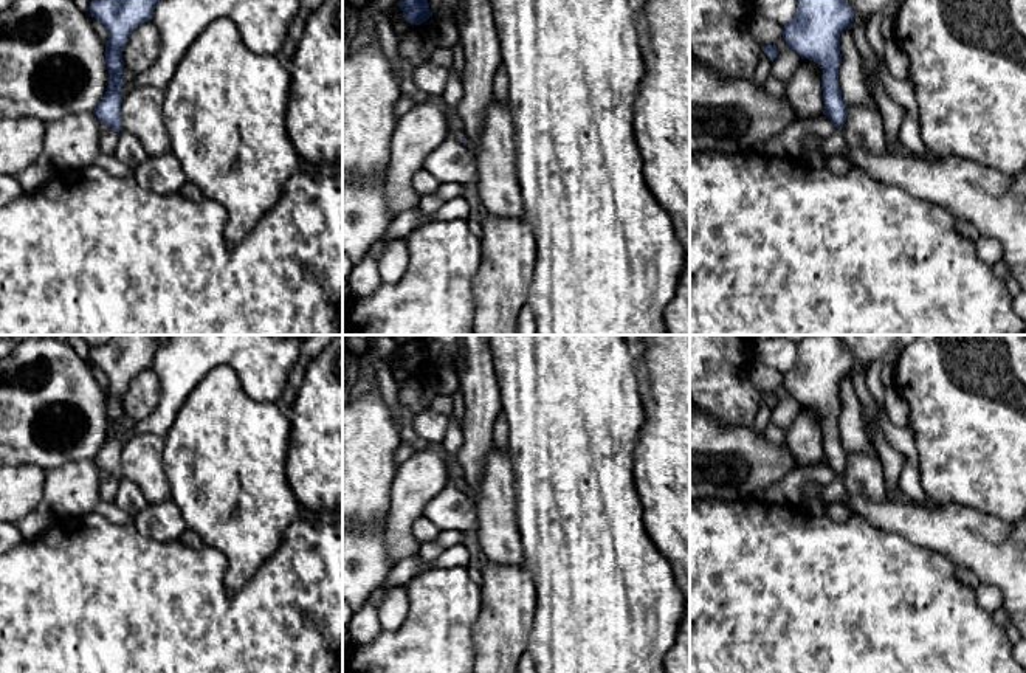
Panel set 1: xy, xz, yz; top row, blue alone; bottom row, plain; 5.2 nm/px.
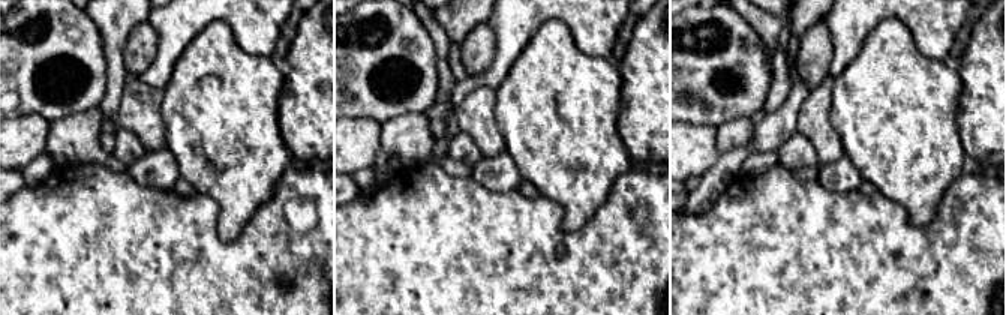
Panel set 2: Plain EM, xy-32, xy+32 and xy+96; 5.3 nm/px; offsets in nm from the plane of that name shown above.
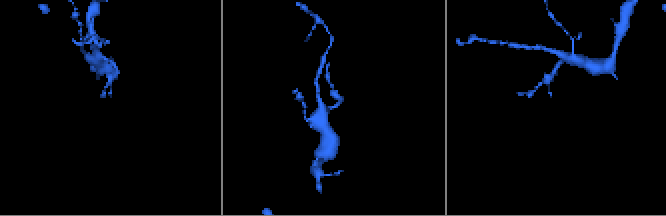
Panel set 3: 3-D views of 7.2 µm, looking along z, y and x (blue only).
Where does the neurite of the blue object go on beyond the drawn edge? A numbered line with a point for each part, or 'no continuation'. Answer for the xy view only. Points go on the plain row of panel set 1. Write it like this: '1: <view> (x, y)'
no continuation

